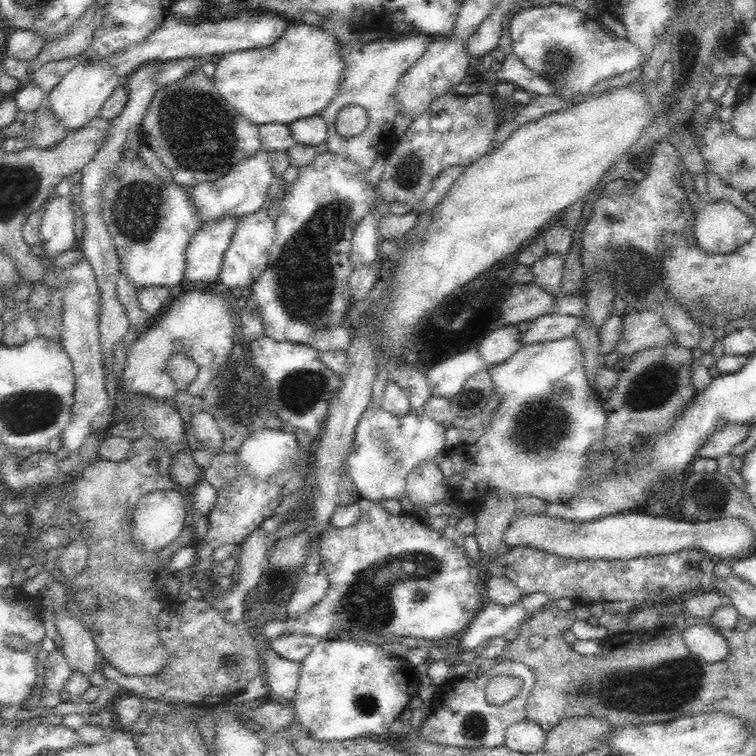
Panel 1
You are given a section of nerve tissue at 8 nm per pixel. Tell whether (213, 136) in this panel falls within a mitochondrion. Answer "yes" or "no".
yes

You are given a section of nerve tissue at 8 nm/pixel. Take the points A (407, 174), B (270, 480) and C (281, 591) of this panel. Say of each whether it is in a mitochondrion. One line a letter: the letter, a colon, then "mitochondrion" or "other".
A: mitochondrion
B: other
C: mitochondrion

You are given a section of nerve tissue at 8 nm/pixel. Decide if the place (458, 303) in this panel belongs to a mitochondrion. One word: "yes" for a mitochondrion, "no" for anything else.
no

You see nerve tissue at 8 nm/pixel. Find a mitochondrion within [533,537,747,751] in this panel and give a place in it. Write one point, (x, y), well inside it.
(648, 690)

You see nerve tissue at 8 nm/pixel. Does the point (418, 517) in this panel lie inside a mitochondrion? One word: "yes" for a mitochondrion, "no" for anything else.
no

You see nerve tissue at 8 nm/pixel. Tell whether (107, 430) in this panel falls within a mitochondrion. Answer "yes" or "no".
no

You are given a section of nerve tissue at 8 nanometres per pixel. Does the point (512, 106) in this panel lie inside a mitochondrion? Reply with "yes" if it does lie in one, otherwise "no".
no

